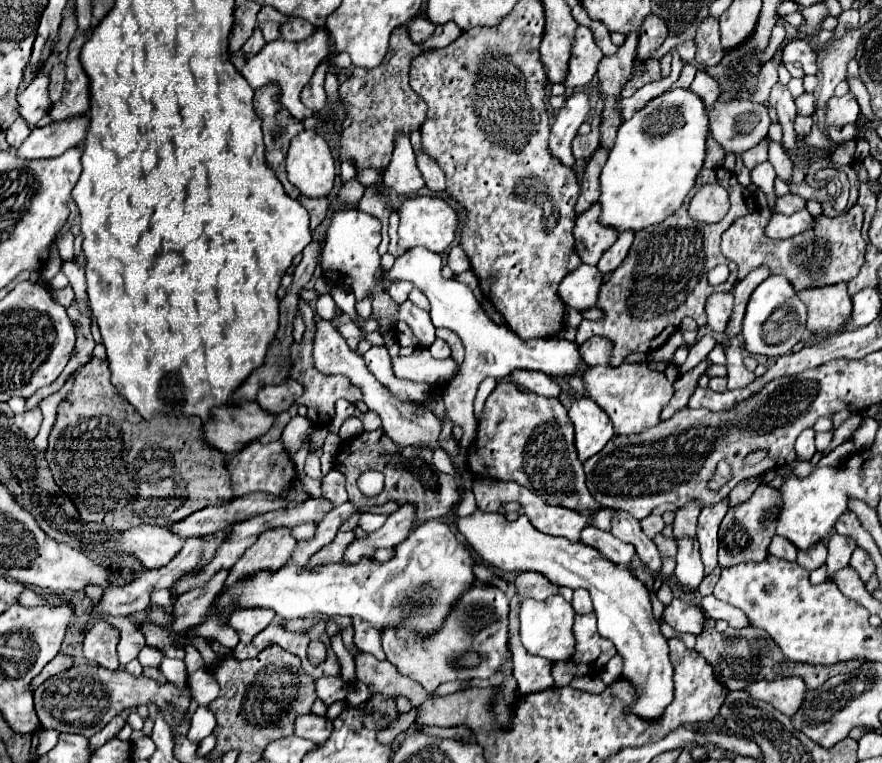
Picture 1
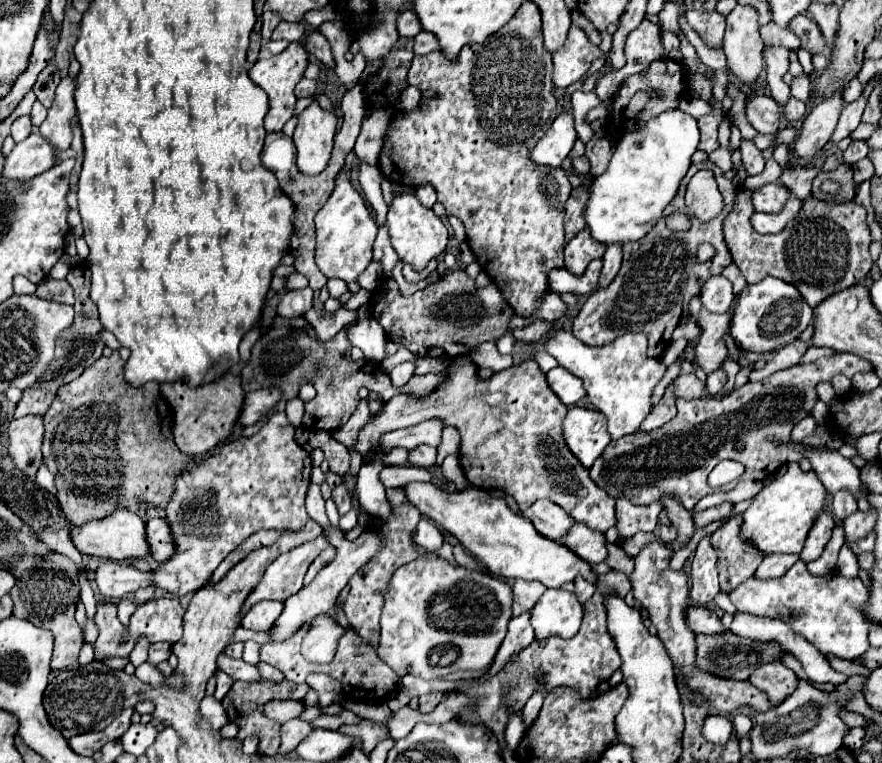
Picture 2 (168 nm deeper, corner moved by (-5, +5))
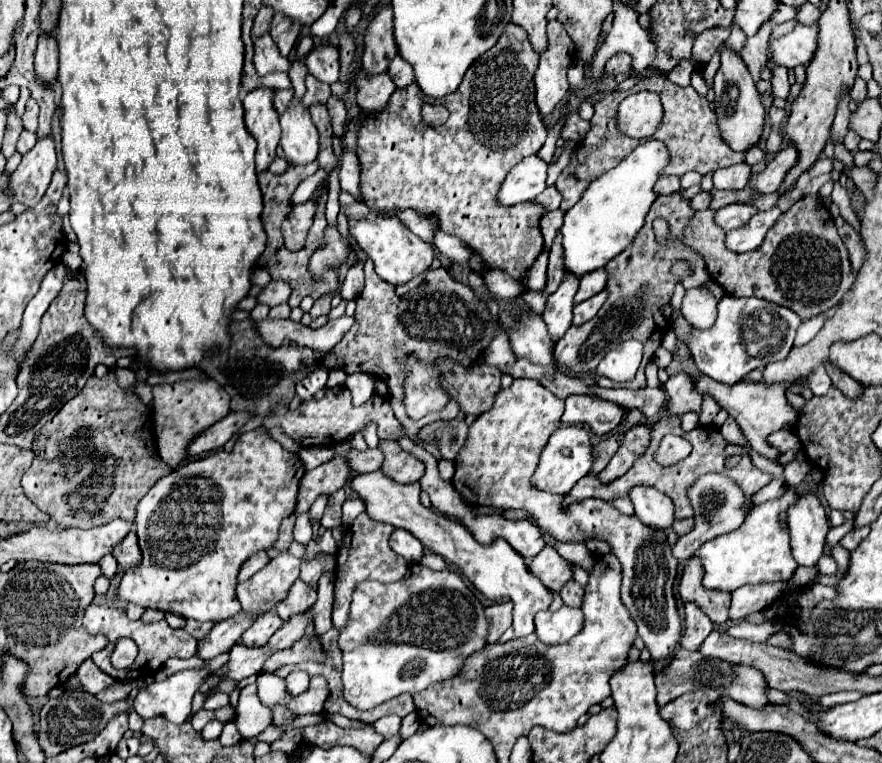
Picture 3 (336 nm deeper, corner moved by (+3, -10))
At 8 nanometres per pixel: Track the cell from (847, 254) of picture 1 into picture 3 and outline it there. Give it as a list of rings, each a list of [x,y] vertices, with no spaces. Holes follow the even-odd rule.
[[[803,196],[797,200],[781,214],[777,224],[765,236],[761,248],[745,254],[727,252],[723,246],[725,232],[715,224],[715,214],[716,211],[709,209],[696,212],[685,229],[683,244],[703,256],[711,280],[723,286],[729,296],[763,298],[791,308],[807,320],[839,304],[855,282],[847,248],[843,246],[833,218],[819,196]]]

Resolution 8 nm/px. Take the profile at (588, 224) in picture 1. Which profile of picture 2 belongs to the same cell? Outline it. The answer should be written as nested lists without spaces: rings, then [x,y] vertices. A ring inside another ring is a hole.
[[[585,227],[565,245],[565,269],[569,269],[575,275],[583,275],[589,261],[603,257],[605,249],[607,245],[595,241],[589,233],[589,227]]]

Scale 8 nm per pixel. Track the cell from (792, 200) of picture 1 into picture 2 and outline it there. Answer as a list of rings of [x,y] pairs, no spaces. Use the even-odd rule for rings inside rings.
[[[779,183],[763,185],[759,191],[753,193],[755,209],[767,211],[767,213],[779,213],[789,199],[791,199],[791,191],[785,185],[779,185]]]

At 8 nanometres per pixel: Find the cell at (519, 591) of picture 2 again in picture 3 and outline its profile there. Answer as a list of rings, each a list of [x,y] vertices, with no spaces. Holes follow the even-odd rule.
[[[499,602],[489,608],[485,608],[485,616],[489,620],[489,634],[487,644],[495,644],[501,634],[511,626],[513,622],[513,604],[511,602]]]

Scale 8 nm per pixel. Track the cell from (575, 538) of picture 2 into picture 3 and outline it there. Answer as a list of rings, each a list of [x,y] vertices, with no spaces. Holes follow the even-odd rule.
[[[545,546],[535,558],[527,560],[527,568],[543,582],[543,586],[551,592],[559,592],[567,580],[573,578],[571,566],[565,558],[561,558],[555,548]]]

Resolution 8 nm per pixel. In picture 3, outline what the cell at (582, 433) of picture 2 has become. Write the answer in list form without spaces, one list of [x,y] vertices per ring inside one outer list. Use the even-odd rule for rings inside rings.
[[[561,426],[547,442],[547,446],[541,452],[541,460],[539,466],[535,470],[535,474],[531,476],[531,484],[537,490],[545,490],[545,492],[553,492],[553,494],[565,494],[569,492],[585,474],[589,474],[593,464],[593,456],[591,456],[591,440],[585,428],[579,426]],[[567,448],[571,454],[563,456],[561,450]]]

